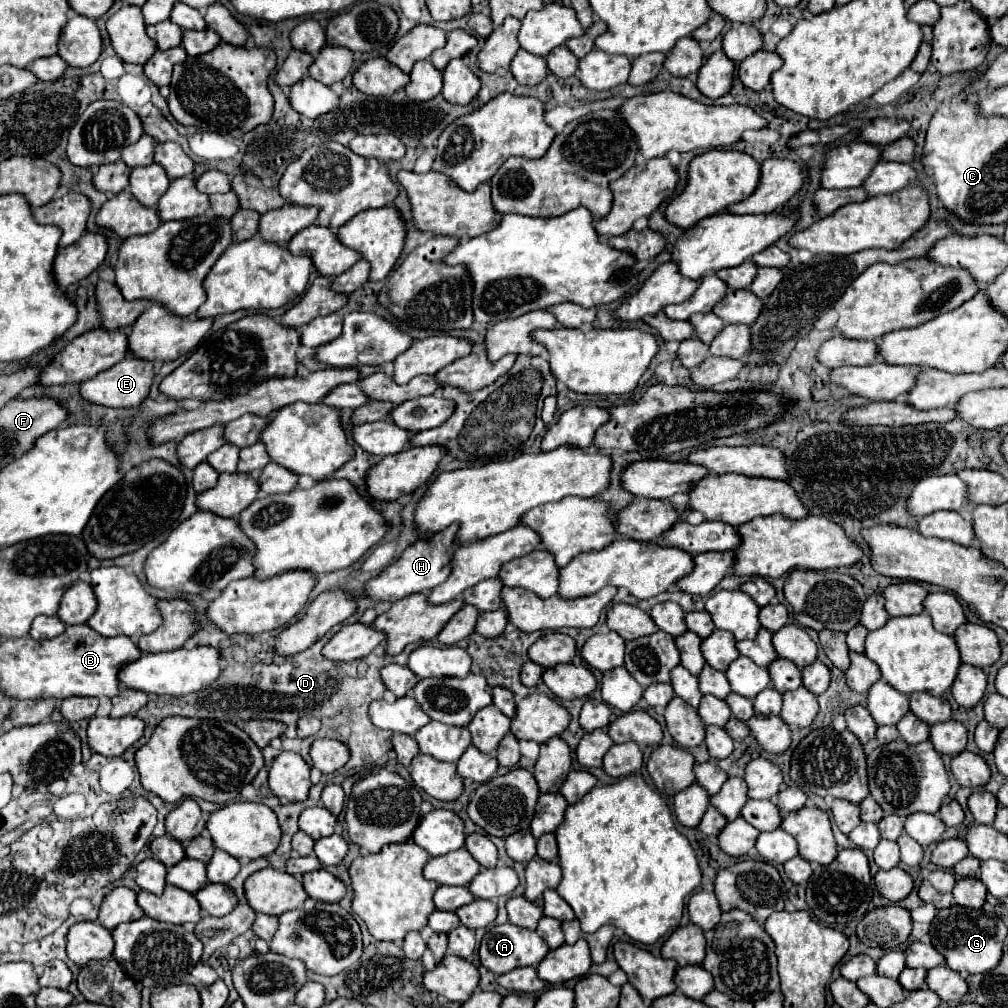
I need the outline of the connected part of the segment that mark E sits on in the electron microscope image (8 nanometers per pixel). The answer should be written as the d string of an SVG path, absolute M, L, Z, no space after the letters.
M129 356L83 382L81 396L89 402L111 408L139 406L149 396L153 378L153 364L141 364L141 360L133 360L133 356Z

